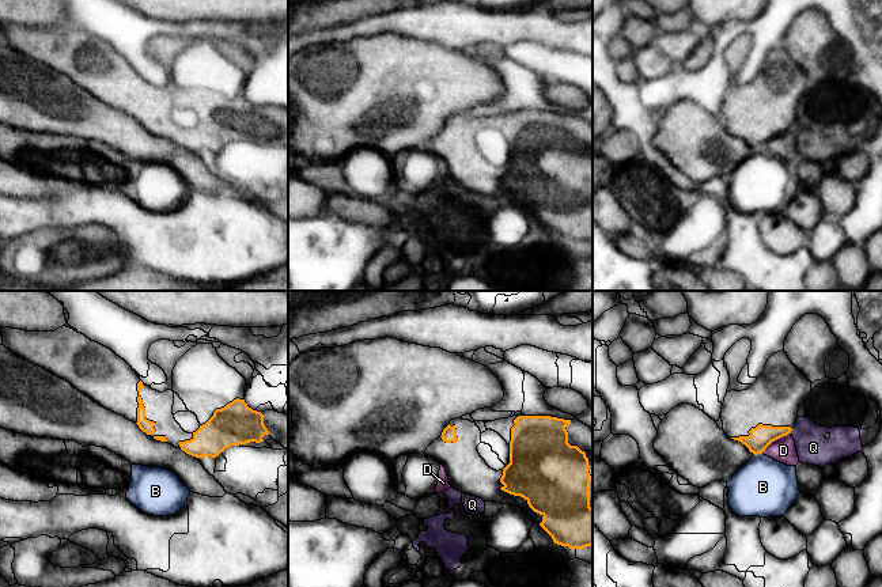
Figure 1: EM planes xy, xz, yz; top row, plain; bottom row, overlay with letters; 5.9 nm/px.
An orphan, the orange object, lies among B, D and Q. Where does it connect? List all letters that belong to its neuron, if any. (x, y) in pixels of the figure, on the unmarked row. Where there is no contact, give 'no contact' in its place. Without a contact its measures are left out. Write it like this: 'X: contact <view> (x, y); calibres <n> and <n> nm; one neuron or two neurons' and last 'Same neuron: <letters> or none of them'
B: contact yz (757, 150); calibres 140 and 360 nm; two neurons
D: contact yz (775, 135); calibres 140 and 150 nm; two neurons
Q: contact yz (791, 125); calibres 140 and 190 nm; two neurons
Same neuron: none of them

